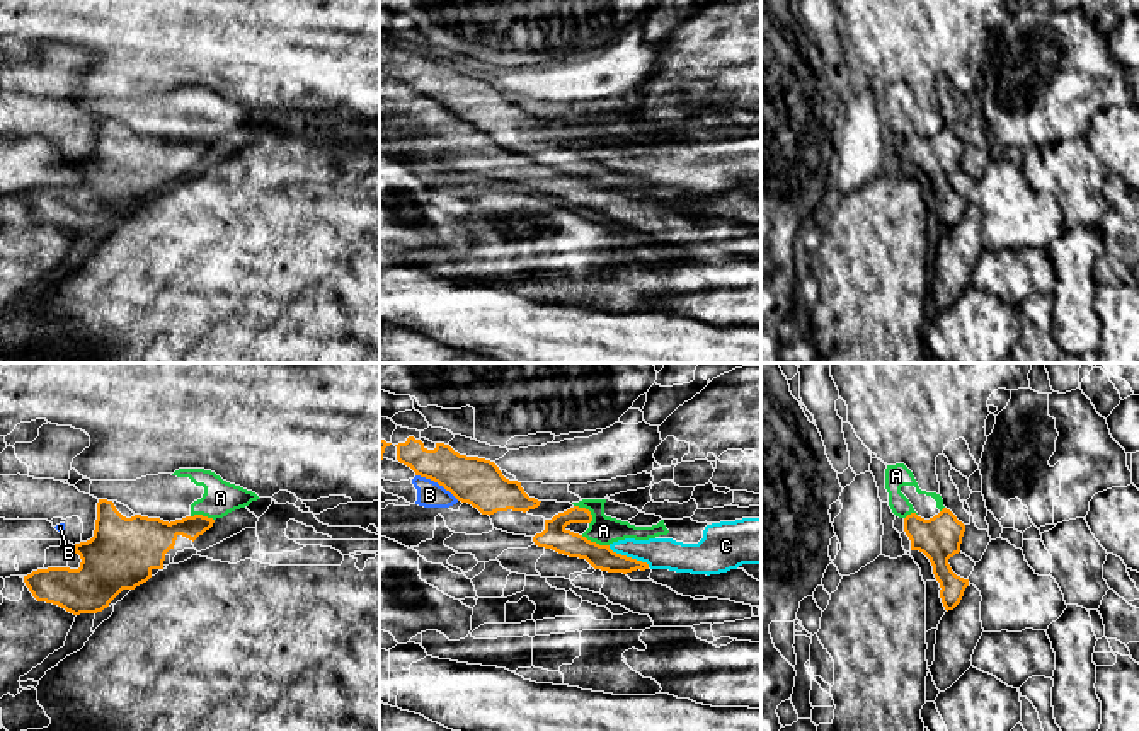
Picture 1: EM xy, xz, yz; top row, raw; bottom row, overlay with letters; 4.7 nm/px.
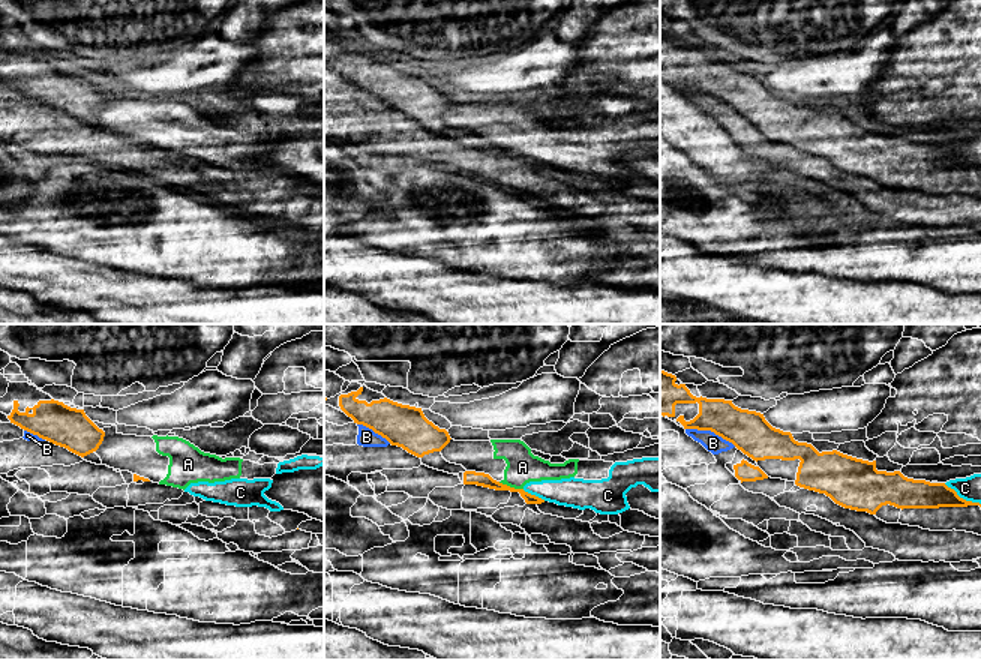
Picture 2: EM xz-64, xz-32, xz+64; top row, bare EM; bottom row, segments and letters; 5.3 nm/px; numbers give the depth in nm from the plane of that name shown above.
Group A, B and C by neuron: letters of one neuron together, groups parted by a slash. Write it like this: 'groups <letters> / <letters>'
groups A C / B

